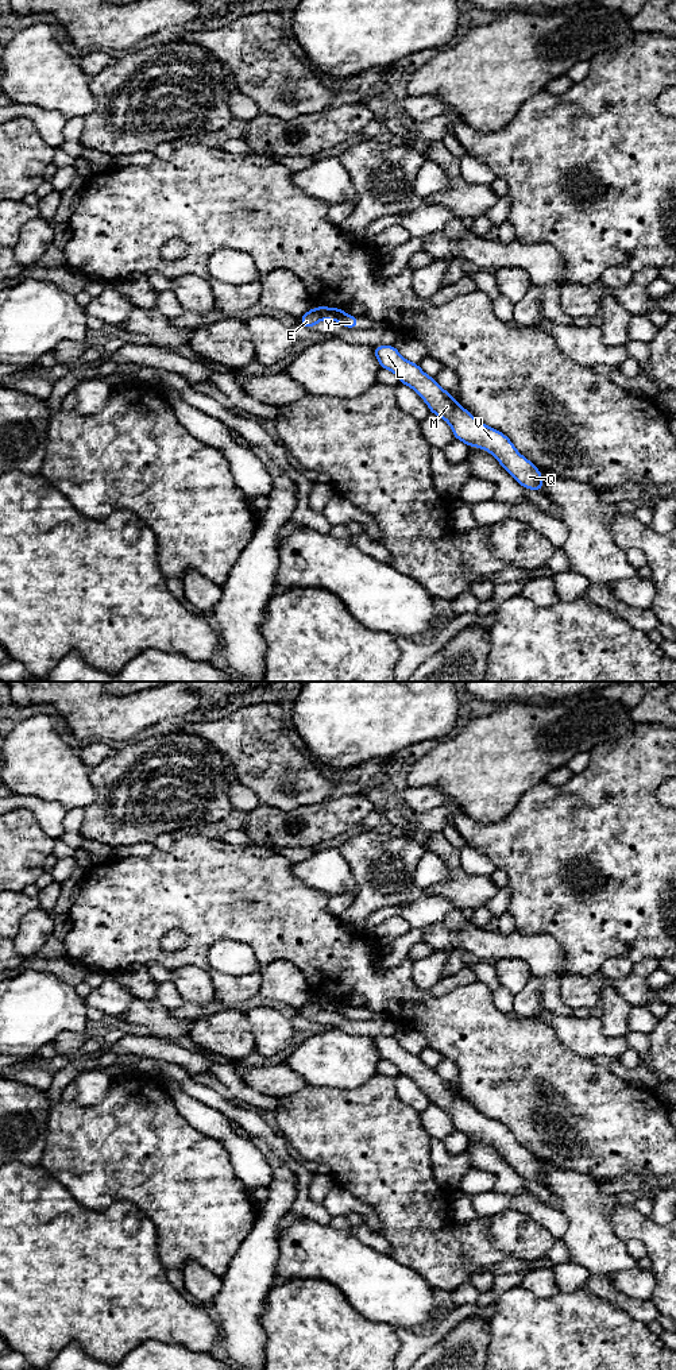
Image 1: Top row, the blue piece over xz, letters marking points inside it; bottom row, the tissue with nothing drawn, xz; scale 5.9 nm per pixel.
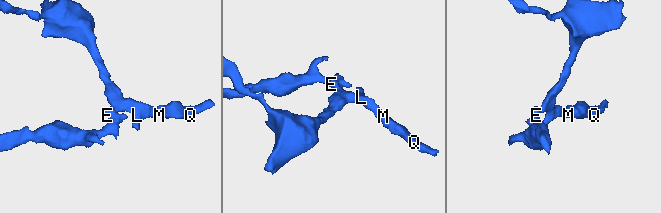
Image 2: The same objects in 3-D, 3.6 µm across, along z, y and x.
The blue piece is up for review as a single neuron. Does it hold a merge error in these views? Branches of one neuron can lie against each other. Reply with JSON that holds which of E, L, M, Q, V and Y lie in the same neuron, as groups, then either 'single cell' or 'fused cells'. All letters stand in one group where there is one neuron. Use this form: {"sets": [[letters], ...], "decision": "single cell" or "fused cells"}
{"sets": [["E", "L", "M", "Q", "V"], ["Y"]], "decision": "fused cells"}

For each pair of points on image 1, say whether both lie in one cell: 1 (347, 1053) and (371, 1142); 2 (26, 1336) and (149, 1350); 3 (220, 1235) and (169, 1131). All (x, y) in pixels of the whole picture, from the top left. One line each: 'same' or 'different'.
1: different
2: different
3: same

